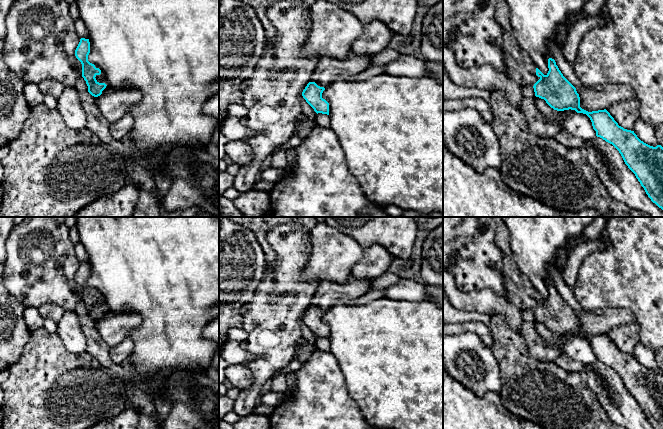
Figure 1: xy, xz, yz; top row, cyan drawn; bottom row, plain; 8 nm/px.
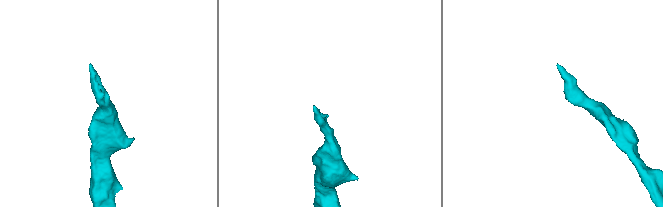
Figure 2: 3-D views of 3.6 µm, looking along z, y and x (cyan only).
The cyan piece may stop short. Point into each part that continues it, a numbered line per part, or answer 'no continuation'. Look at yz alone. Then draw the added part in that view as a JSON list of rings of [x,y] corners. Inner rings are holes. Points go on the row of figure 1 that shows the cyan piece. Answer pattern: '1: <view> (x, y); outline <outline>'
1: yz (520, 68); outline [[[495,0],[495,2],[495,19],[502,27],[502,52],[505,56],[505,73],[511,80],[513,80],[520,86],[534,86],[534,84],[540,79],[540,77],[536,75],[536,66],[534,65],[529,54],[520,46],[520,44],[516,40],[514,30],[510,23],[508,5],[505,0]]]

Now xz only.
1: xz (328, 70); outline [[[349,52],[344,59],[321,57],[310,78],[310,82],[315,82],[318,86],[327,88],[332,82],[361,73],[371,64],[372,56],[369,54]]]

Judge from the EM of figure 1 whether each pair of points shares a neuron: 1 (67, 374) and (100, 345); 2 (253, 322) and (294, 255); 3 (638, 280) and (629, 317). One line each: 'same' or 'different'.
1: different
2: same
3: different

